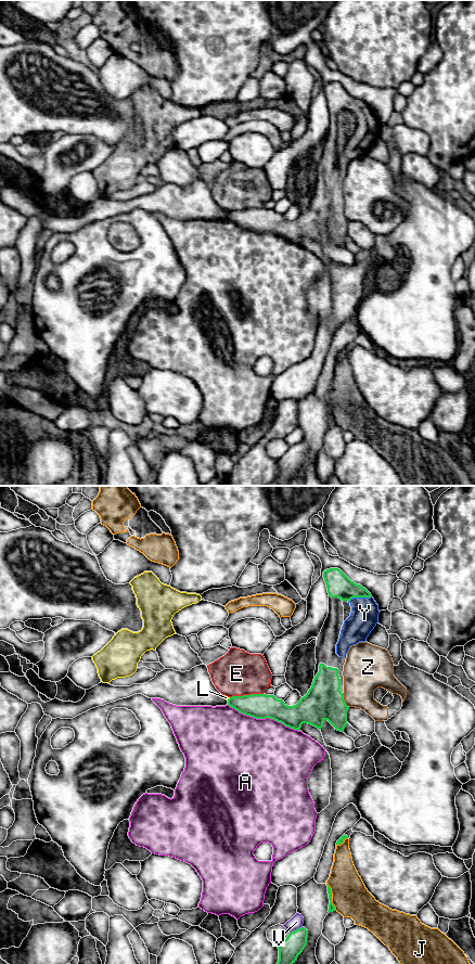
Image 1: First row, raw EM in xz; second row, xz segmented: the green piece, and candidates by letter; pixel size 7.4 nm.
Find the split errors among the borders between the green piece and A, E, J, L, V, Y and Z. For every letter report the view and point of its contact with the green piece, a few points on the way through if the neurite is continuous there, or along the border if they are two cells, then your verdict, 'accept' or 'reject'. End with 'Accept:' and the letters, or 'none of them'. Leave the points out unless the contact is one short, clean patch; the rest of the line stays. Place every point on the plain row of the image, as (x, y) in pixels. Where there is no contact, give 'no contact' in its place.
A: xz (264, 232) | reject
E: xz (246, 209) | reject
J: xz (331, 411) | reject
L: xz (229, 213) | along xz (230, 211), (227, 214) | reject
V: xz (296, 444) | reject
Y: xz (359, 111) | accept
Z: xz (344, 215) | reject
Accept: Y

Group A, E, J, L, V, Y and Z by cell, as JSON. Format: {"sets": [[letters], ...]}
{"sets": [["A"], ["E"], ["J"], ["L"], ["V"], ["Y"], ["Z"]]}

